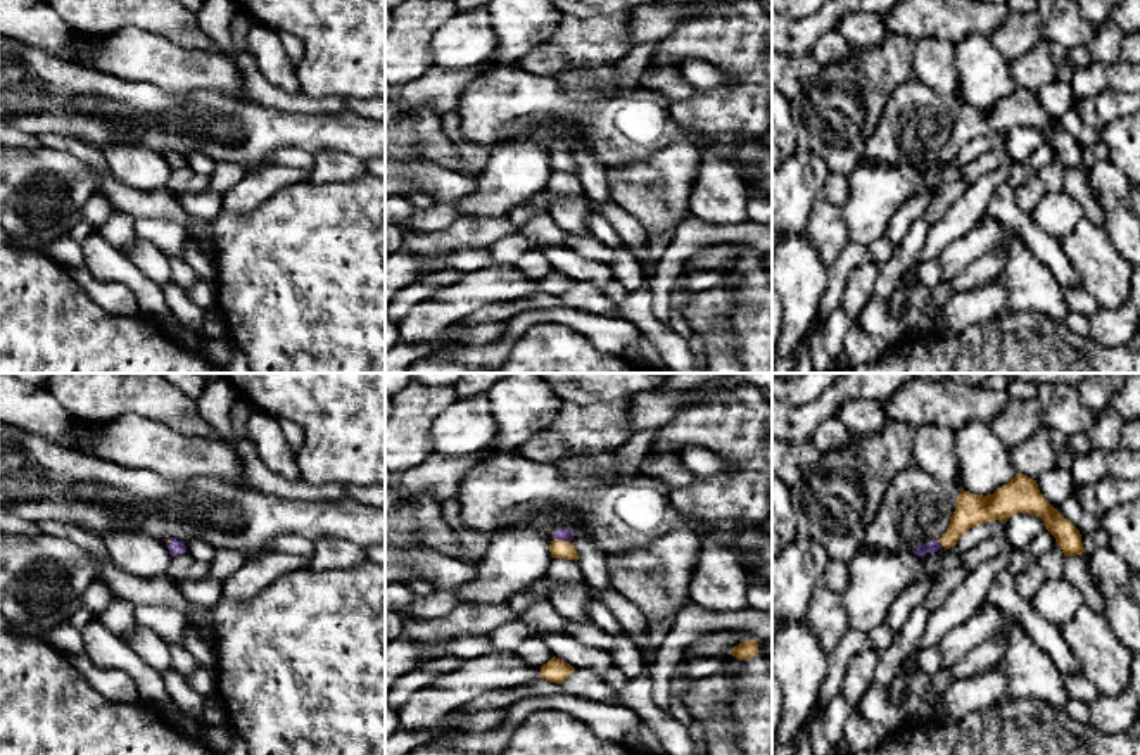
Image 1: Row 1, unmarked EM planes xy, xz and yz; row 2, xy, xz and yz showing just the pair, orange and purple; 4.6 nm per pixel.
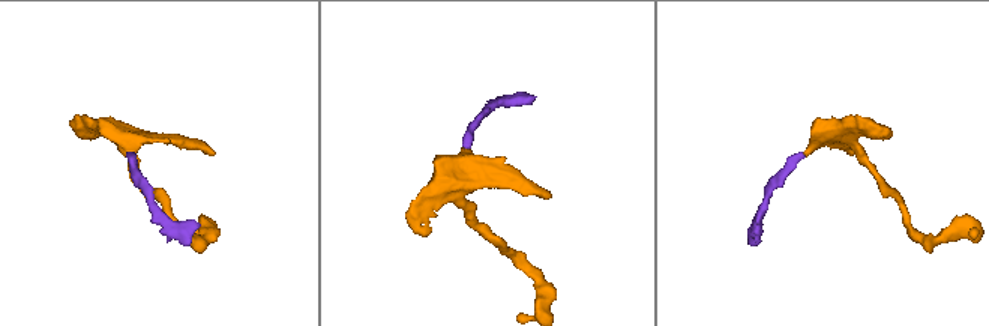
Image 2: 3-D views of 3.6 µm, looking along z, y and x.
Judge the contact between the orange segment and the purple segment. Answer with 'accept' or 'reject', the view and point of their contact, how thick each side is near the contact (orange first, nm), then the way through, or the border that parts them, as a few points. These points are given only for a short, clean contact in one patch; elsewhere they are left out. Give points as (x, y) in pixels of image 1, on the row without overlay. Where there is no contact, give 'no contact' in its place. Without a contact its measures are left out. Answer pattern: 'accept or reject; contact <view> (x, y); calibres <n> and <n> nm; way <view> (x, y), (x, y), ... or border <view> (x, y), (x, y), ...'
accept; contact xz (562, 154); calibres 90 and 60 nm; way xz (565, 163), (562, 154), (560, 147)

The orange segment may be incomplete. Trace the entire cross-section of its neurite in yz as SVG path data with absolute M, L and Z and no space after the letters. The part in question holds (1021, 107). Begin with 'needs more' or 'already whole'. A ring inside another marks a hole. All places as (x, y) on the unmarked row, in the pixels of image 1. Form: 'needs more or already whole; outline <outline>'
needs more; outline M1017 86L1009 97L988 109L962 102L957 109L955 124L950 130L947 145L938 154L917 159L912 166L922 169L938 164L941 159L950 162L974 138L995 133L1005 136L1016 126L1040 130L1064 169L1085 166L1080 143L1043 111L1036 93L1023 86Z

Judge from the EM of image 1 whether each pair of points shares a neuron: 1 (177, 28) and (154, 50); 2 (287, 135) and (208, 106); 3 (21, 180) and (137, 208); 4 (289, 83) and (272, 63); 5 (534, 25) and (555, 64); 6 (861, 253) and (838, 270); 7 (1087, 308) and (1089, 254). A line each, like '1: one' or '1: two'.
1: two
2: one
3: one
4: one
5: two
6: one
7: two

